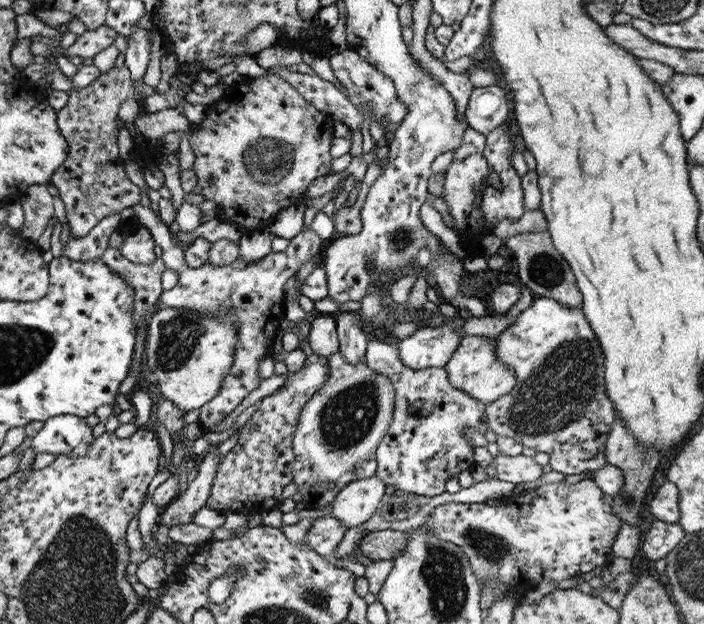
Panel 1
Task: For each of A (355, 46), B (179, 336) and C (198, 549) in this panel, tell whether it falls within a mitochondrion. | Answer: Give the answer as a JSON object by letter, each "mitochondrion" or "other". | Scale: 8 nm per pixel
{"A":"other","B":"mitochondrion","C":"other"}

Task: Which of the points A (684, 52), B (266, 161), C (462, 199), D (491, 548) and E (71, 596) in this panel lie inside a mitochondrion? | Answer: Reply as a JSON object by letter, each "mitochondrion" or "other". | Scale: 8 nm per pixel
{"A":"other","B":"mitochondrion","C":"other","D":"mitochondrion","E":"mitochondrion"}

